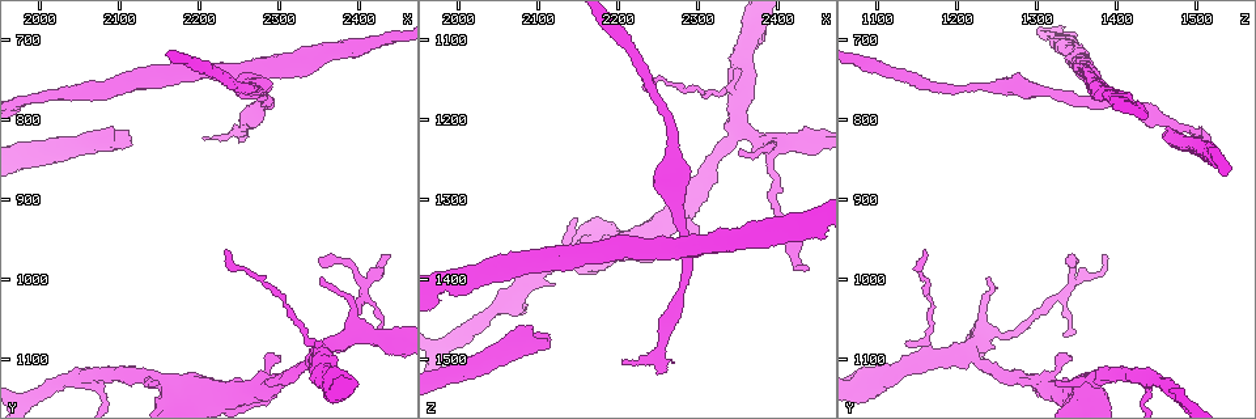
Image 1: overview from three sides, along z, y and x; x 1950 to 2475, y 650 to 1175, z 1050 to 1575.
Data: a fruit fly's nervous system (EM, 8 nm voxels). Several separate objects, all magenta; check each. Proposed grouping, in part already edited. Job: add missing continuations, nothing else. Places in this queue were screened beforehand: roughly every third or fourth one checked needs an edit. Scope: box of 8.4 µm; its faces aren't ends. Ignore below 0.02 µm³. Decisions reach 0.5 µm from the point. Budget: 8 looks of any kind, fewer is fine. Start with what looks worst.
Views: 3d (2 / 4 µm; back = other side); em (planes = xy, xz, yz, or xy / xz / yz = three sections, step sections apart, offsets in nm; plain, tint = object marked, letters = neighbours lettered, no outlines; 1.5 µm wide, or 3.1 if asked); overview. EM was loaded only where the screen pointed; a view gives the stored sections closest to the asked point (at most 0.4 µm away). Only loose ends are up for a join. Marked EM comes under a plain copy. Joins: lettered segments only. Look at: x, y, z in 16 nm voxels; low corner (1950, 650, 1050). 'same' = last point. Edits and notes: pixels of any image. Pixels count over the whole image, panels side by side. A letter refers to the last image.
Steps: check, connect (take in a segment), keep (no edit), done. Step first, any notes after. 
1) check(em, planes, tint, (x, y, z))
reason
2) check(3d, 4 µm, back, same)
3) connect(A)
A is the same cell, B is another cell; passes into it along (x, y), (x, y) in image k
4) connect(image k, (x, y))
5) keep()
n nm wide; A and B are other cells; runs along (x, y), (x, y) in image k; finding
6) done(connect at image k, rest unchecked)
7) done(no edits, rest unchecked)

check(3d, 4 µm, back, (2150, 1125, 1325))
branch stops here

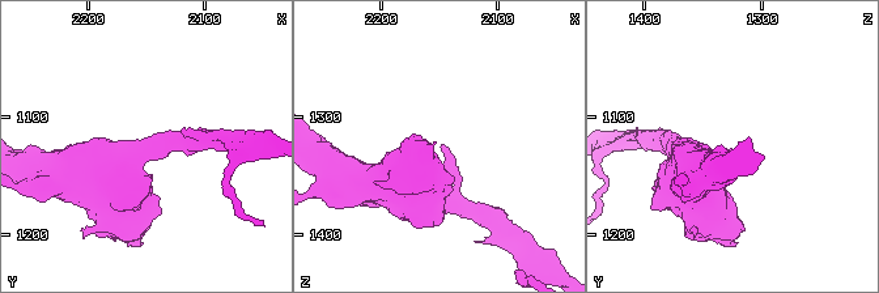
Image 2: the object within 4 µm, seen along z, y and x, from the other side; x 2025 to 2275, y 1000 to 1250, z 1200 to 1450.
check(em, planes, letters, (2148, 1128, 1326))

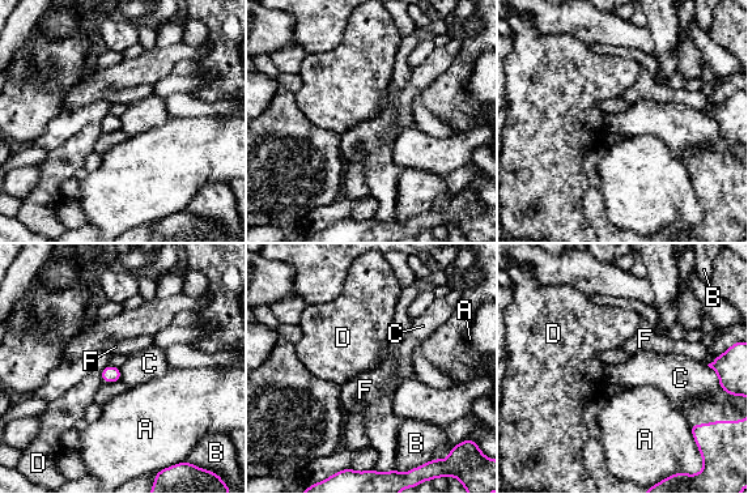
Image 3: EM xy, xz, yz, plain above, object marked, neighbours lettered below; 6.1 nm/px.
keep()
110 nm wide; A, B, C, D and F are other cells; border along (119, 369), (120, 380) in image 3; none of them fits

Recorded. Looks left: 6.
check(em, xz, step 8, tint, (2435, 970, 1390))
free end

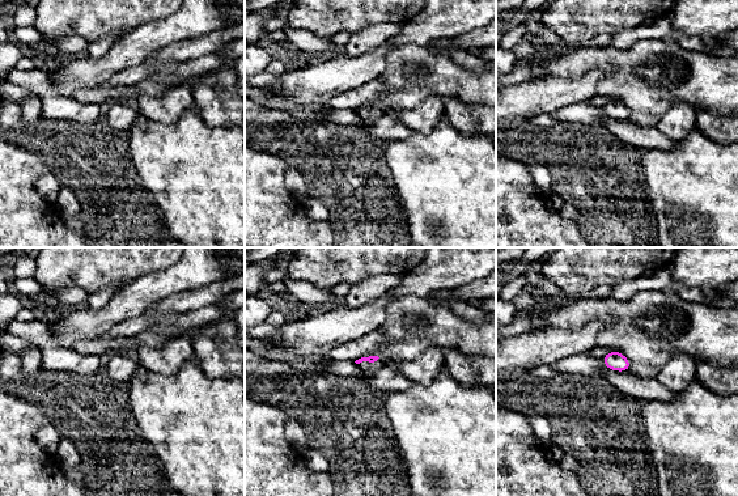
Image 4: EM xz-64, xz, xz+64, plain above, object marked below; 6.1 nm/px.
check(em, planes, tint, same)

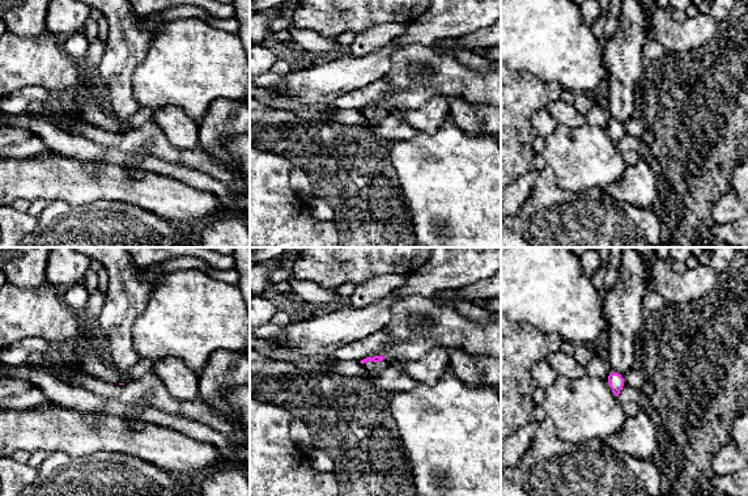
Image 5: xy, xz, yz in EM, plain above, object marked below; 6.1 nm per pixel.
check(em, planes, letters, same)

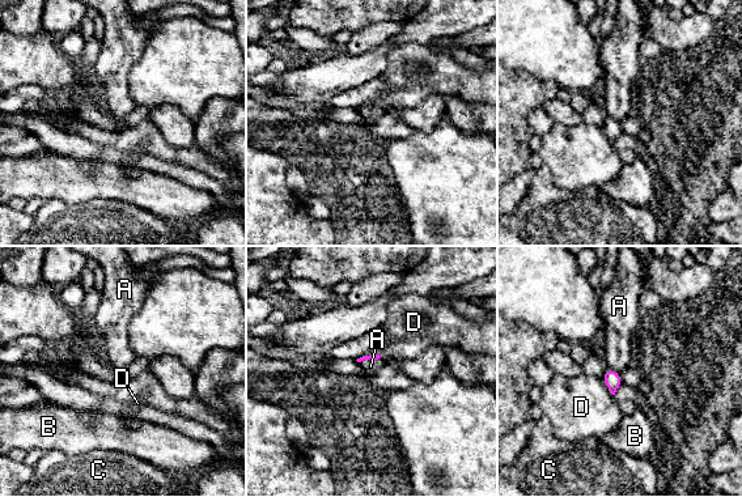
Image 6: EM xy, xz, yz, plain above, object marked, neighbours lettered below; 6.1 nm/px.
connect(A)
A touches over 140 nm; A is the same cell, B, C and D are other cells; passes into it along (372, 357), (369, 359), (370, 366) in image 6; the neuron continues

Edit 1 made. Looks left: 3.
done(connect at image 6, rest unchecked)

